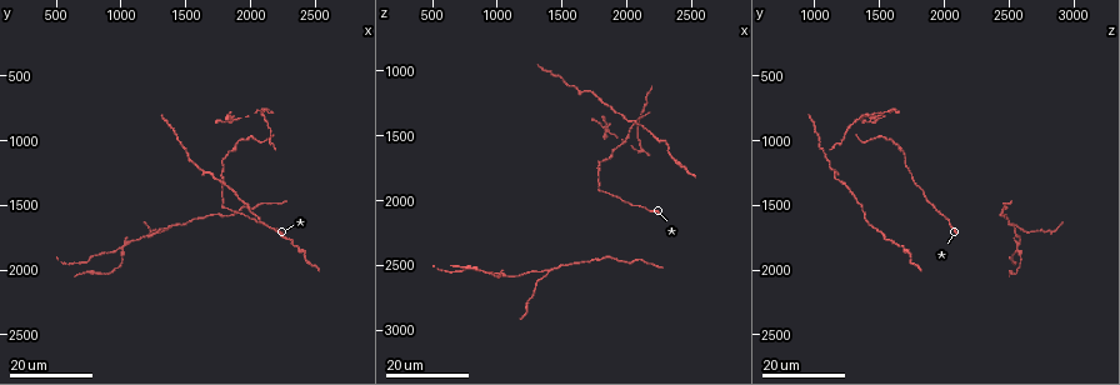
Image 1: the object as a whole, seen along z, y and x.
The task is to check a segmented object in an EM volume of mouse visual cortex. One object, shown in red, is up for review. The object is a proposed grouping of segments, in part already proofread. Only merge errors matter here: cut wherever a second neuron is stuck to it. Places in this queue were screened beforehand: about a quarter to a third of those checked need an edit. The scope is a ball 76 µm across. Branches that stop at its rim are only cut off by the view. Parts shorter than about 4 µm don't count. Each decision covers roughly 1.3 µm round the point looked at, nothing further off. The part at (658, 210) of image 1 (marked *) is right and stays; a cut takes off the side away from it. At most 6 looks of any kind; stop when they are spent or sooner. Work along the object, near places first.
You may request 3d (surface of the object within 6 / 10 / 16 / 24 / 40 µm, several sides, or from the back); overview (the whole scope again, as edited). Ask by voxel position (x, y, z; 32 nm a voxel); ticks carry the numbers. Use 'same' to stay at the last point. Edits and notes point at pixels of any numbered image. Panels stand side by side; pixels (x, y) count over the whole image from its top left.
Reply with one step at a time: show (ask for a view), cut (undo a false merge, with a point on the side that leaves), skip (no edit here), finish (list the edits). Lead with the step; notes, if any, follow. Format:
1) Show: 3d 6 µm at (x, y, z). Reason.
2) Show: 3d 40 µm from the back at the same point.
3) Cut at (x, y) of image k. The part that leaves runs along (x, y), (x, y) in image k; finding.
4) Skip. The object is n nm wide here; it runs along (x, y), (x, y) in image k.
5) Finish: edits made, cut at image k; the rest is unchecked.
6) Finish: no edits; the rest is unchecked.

Show: 3d 16 µm at (1020, 1840, 2580). Arms part here.

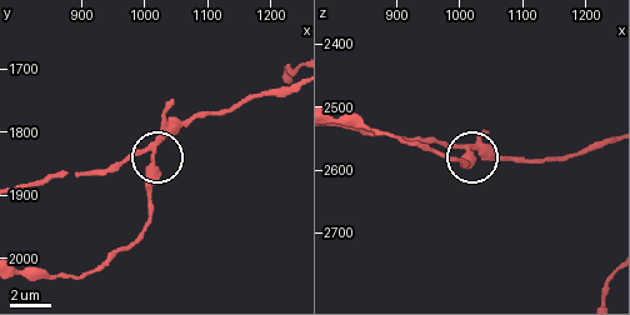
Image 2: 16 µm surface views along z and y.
Show: 3d 6 µm at (1015, 1840, 2565).

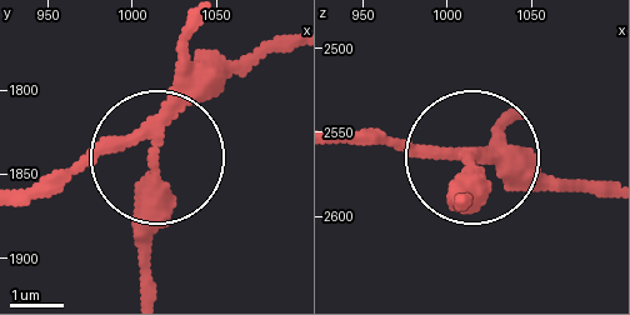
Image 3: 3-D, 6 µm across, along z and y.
Cut at (149, 178) of image 3. The object is 280 nm wide here; the part that leaves runs along (168, 111), (145, 281) in image 3; a second neuron is stuck on.

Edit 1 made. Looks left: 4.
Show: overview.

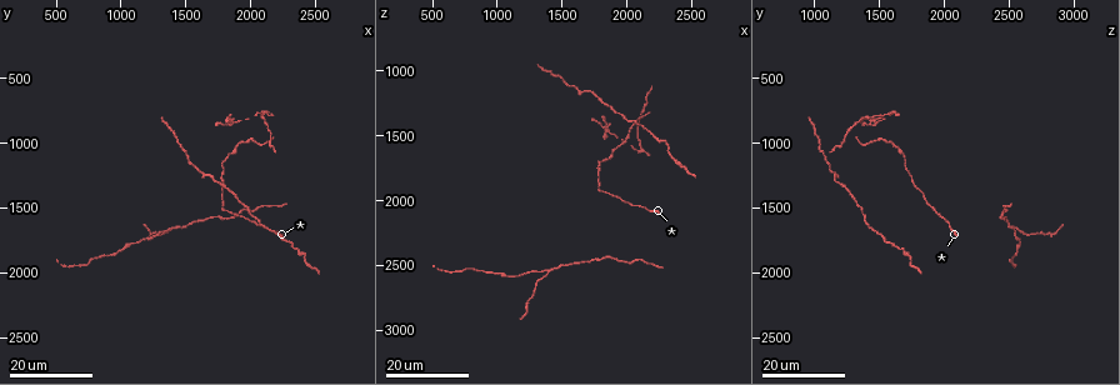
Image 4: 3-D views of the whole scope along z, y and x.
Show: 3d 16 µm at (1380, 1660, 2540). Two arms in line, one across.

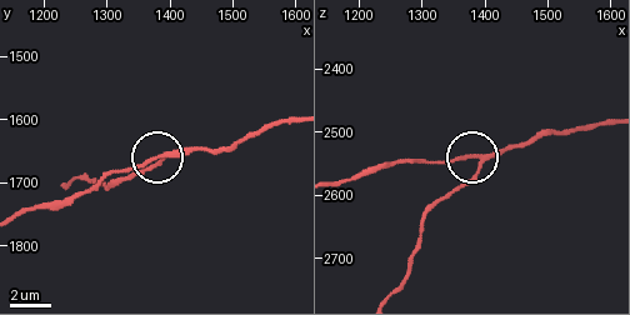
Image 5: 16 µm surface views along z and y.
Show: 3d 6 µm at (1395, 1655, 2545). Zoom in.

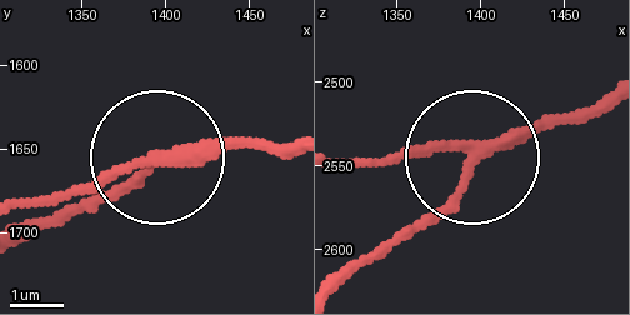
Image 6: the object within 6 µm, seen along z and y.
Skip. 3 arms meet here; it runs along (286, 149), (179, 149), (89, 211) in image 6; continuous, no second neuron.

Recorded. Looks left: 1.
Finish: edits made, cut at image 3; the rest is unchecked.

